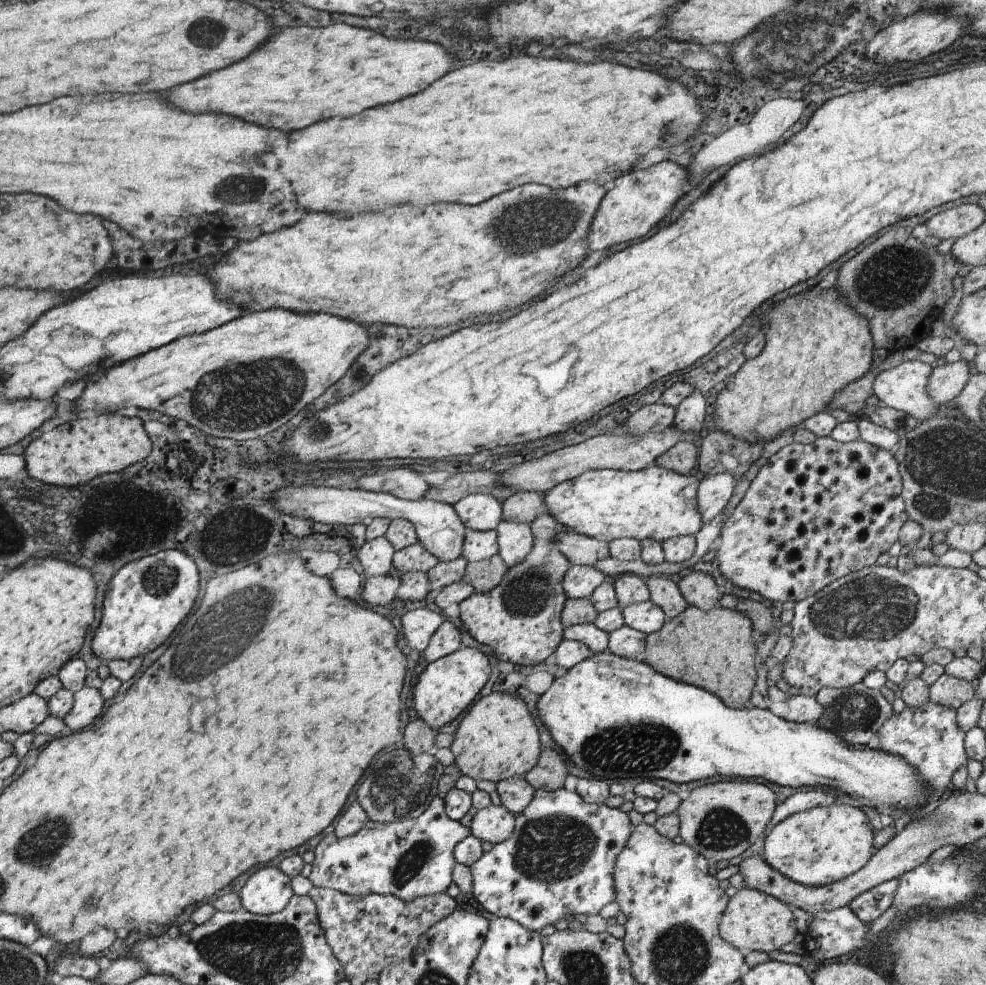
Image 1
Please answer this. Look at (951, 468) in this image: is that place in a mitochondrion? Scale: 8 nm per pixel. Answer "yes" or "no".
yes

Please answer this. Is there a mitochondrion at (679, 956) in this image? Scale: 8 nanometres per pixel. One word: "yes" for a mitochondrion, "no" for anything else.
yes

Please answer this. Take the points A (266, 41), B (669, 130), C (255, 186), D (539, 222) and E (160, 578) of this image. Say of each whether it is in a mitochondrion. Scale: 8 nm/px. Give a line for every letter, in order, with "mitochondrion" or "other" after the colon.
A: other
B: mitochondrion
C: mitochondrion
D: mitochondrion
E: mitochondrion

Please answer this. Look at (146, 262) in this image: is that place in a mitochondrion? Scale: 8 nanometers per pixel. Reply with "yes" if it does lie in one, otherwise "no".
no

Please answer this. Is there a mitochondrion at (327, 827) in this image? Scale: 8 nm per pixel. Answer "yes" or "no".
no

